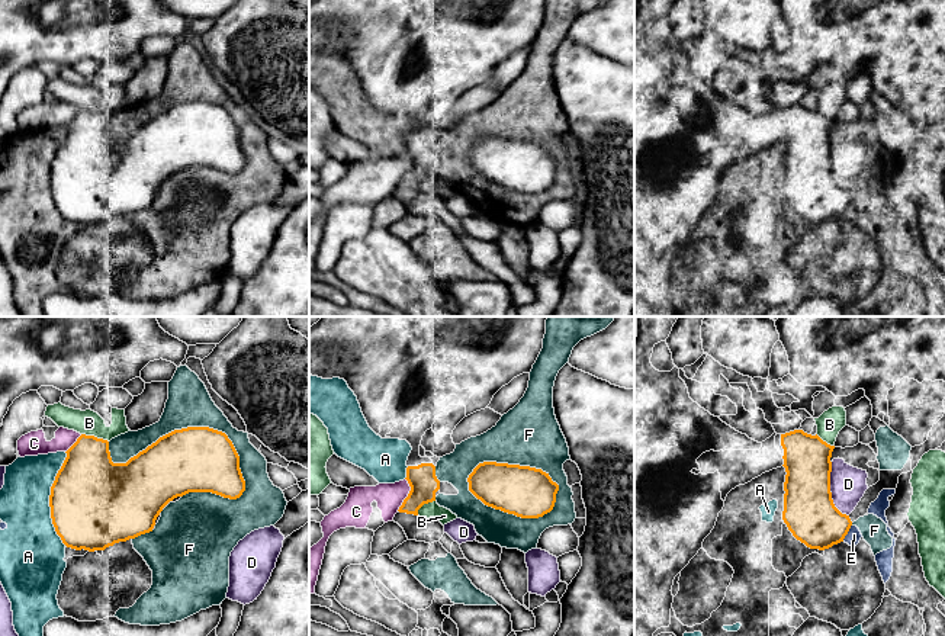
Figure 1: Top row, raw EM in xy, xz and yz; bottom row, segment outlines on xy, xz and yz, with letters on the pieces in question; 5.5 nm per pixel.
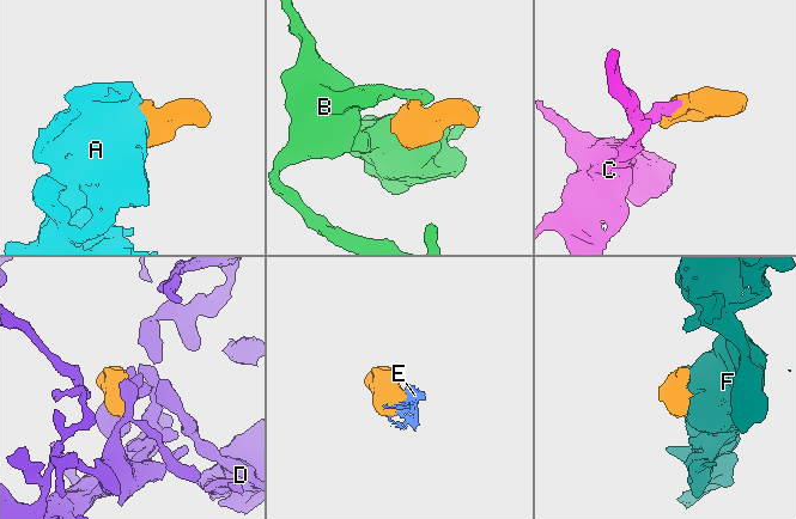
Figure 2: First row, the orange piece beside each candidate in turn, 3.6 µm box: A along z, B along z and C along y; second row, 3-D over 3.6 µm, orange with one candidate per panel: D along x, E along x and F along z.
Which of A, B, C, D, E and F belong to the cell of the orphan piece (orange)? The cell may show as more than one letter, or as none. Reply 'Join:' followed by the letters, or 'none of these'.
Join: none of these

